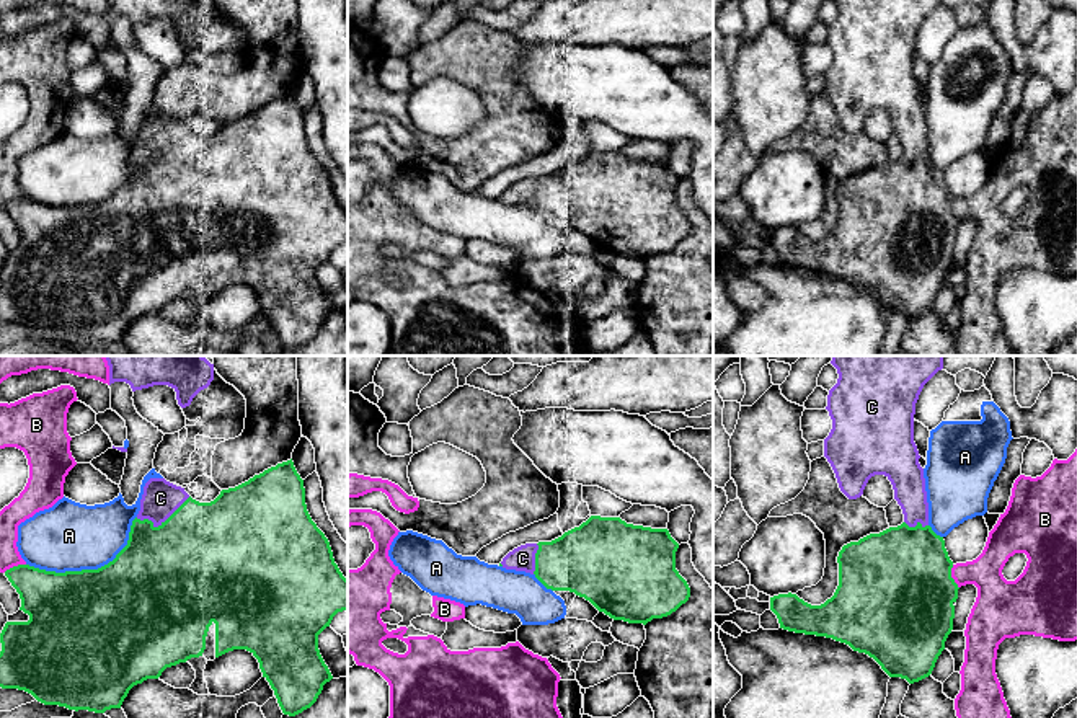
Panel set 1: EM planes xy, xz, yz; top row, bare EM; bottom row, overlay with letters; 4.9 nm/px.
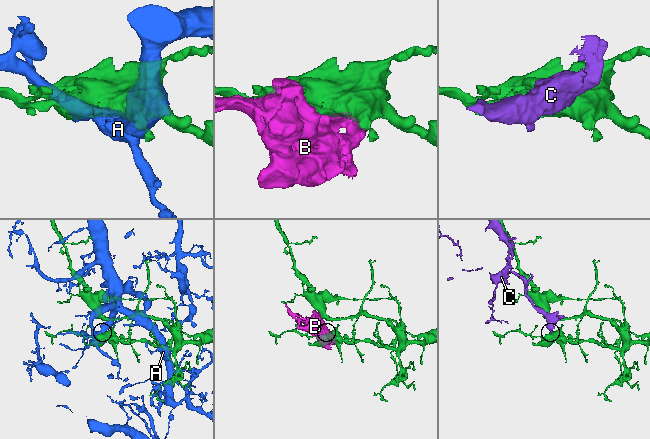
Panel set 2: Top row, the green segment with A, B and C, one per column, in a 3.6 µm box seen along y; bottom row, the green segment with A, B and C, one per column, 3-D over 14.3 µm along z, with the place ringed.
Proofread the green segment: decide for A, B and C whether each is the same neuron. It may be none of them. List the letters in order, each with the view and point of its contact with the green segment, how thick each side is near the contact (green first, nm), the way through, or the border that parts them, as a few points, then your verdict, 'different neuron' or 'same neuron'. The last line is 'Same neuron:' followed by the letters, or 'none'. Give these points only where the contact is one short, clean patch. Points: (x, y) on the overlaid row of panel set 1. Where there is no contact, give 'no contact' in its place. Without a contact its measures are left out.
A: xy (90, 570) | 500/340 nm | different neuron
B: yz (950, 576) | 500/190 nm | different neuron
C: xy (162, 522) | 500/180 nm | across xy (198, 558), (162, 522), (160, 498) | same neuron
Same neuron: C

